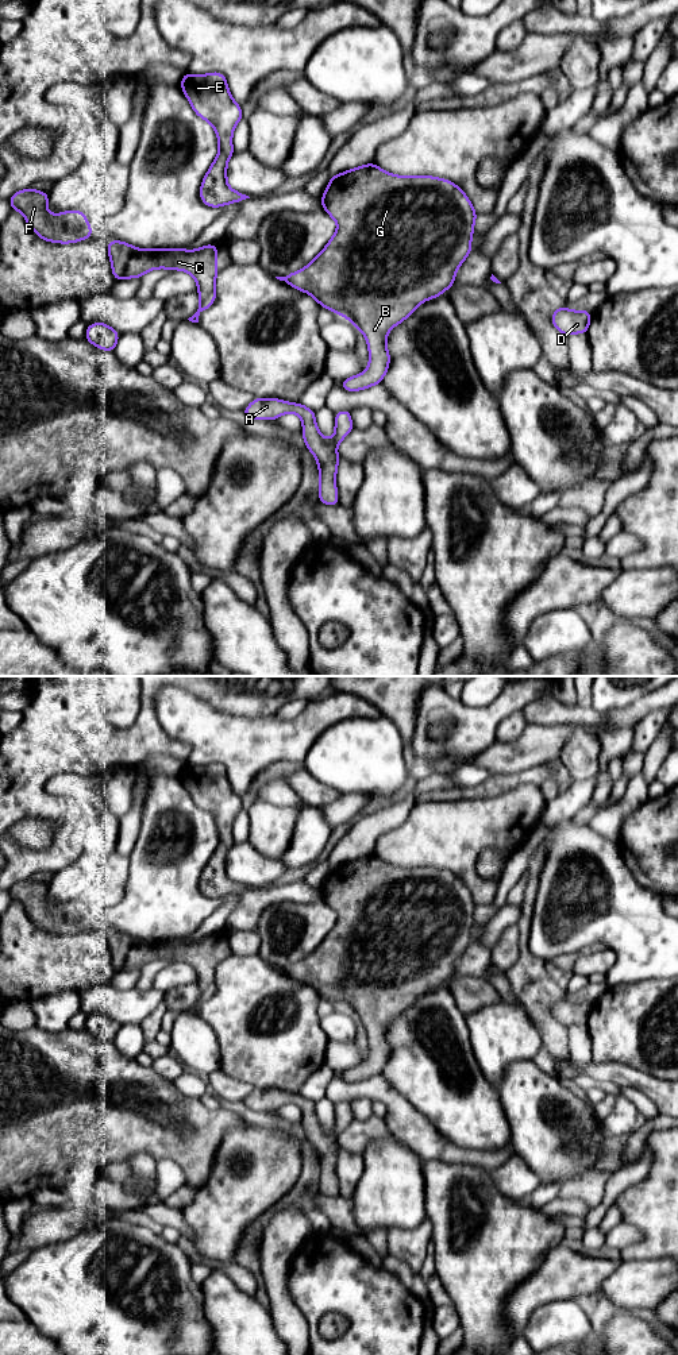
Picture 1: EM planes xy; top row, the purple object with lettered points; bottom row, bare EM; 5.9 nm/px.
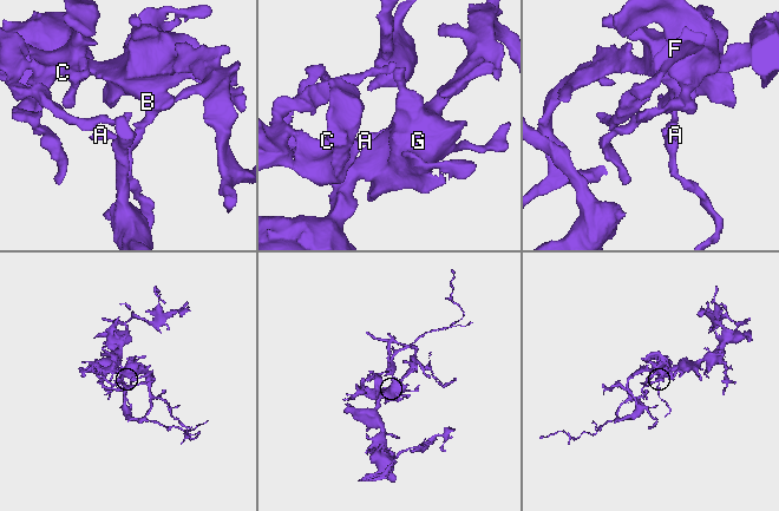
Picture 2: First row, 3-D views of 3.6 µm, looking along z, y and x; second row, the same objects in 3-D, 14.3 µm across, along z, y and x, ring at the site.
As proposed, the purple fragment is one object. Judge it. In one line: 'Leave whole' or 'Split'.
Leave whole

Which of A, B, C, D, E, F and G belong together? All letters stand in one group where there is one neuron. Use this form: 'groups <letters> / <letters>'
groups A B C D E F G

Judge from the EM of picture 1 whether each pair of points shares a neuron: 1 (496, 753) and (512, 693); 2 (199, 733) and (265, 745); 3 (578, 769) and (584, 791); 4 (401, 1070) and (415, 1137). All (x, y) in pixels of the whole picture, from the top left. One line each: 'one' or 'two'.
1: two
2: one
3: two
4: two

